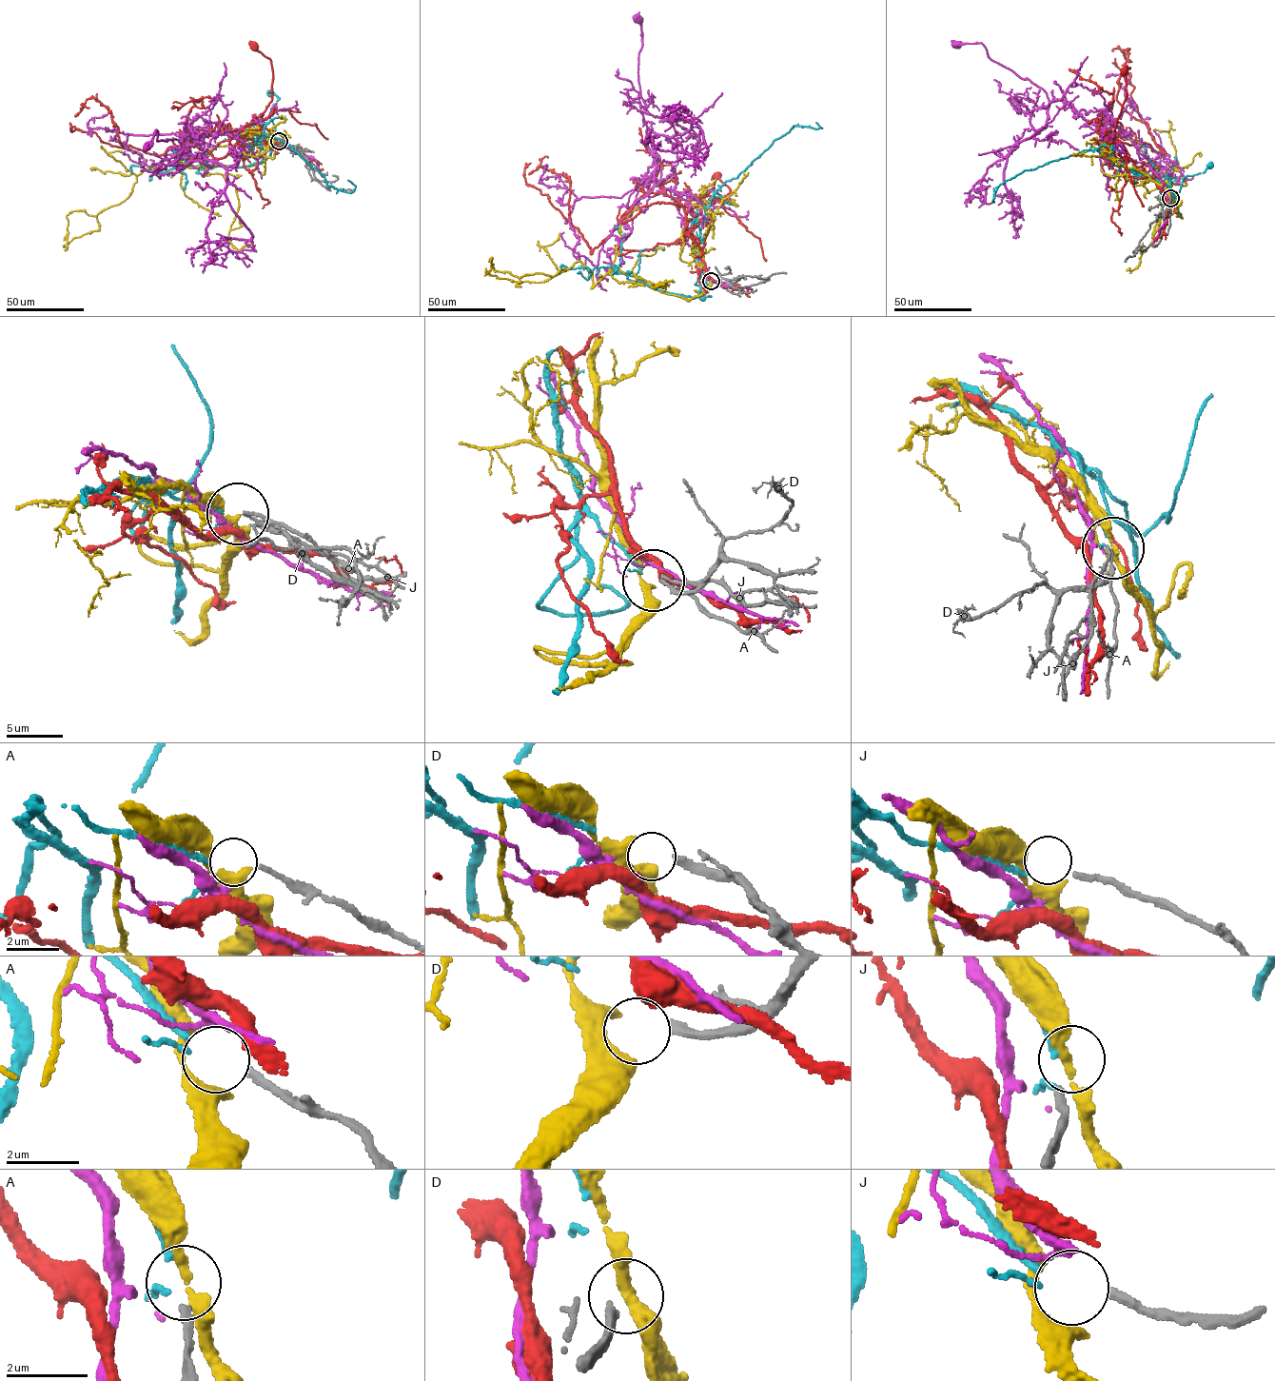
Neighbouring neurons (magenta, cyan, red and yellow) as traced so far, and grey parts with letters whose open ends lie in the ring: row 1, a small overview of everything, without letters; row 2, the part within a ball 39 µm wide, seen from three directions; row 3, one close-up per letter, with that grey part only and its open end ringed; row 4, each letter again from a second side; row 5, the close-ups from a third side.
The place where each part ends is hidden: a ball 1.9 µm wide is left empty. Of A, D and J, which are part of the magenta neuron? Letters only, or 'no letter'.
no letter

